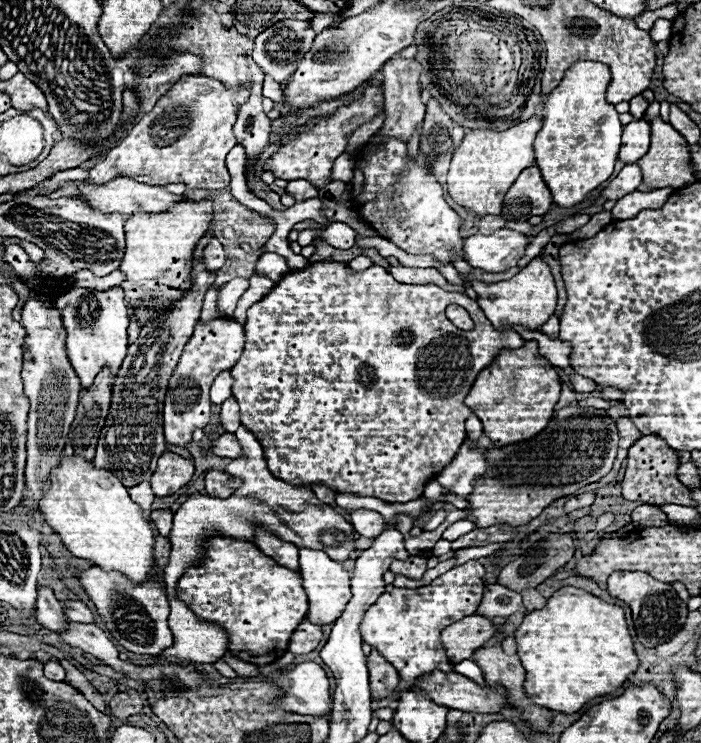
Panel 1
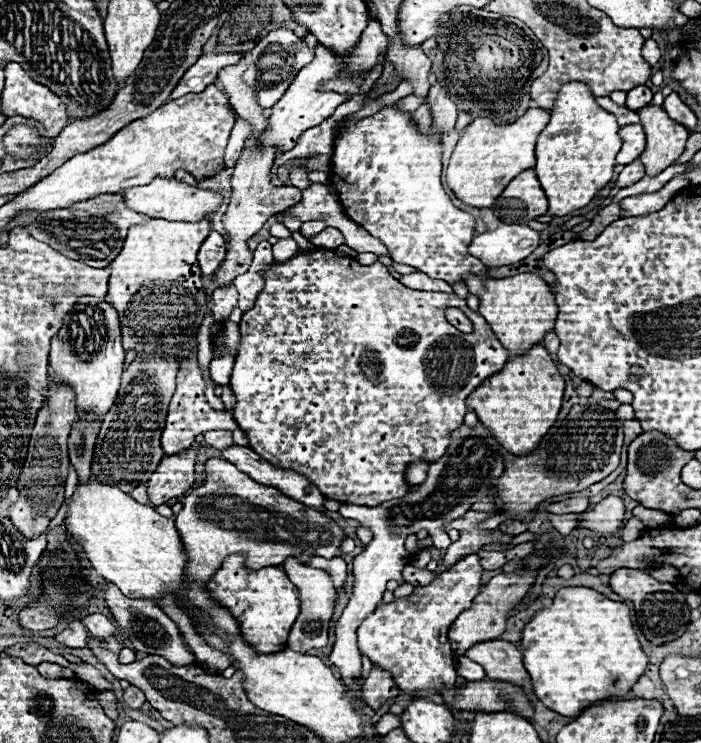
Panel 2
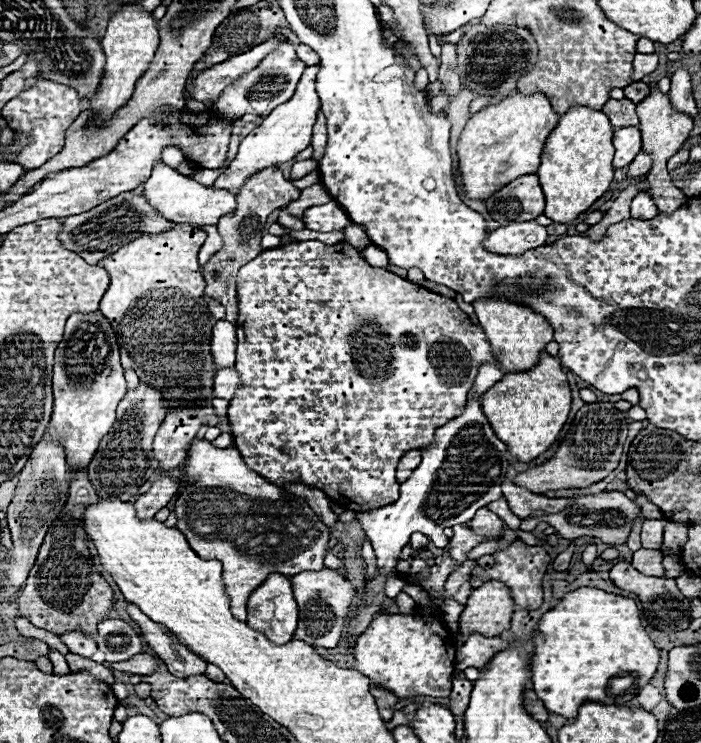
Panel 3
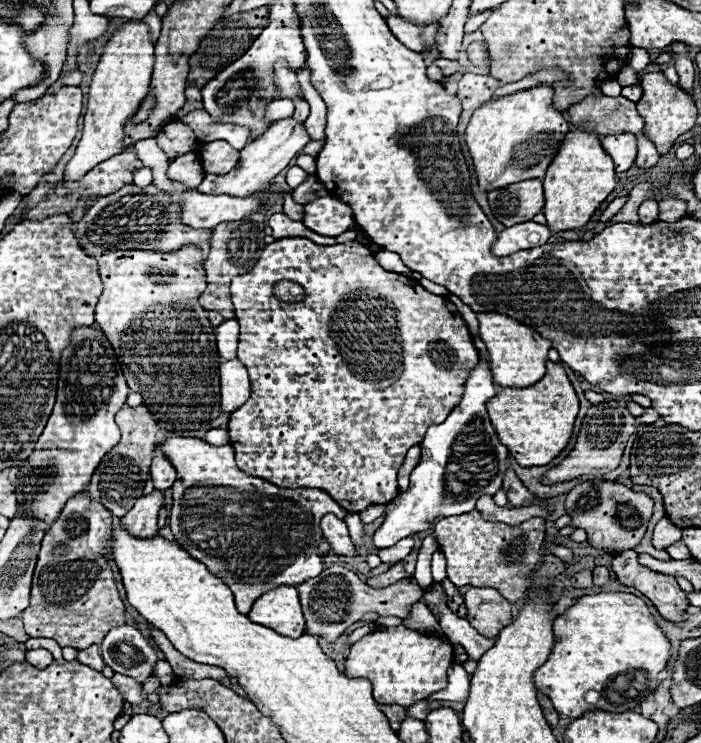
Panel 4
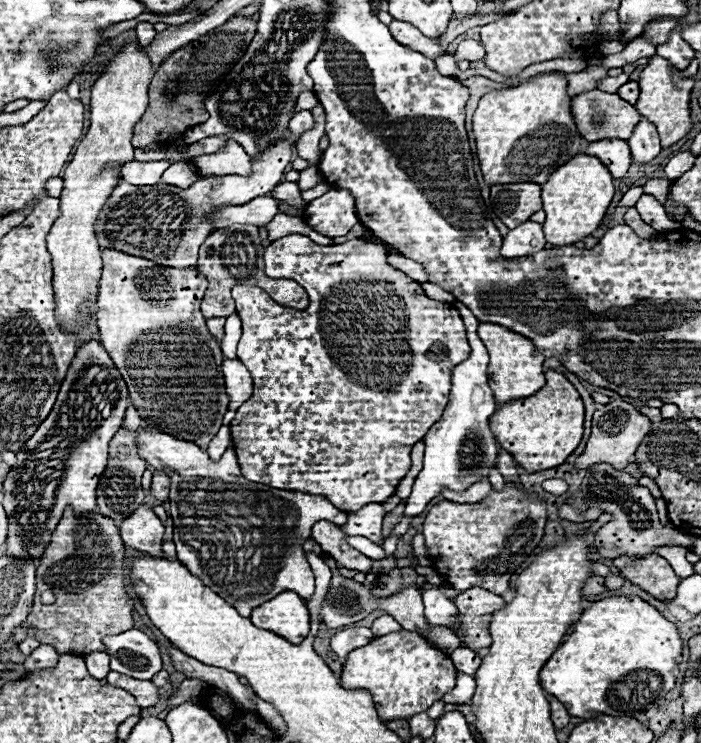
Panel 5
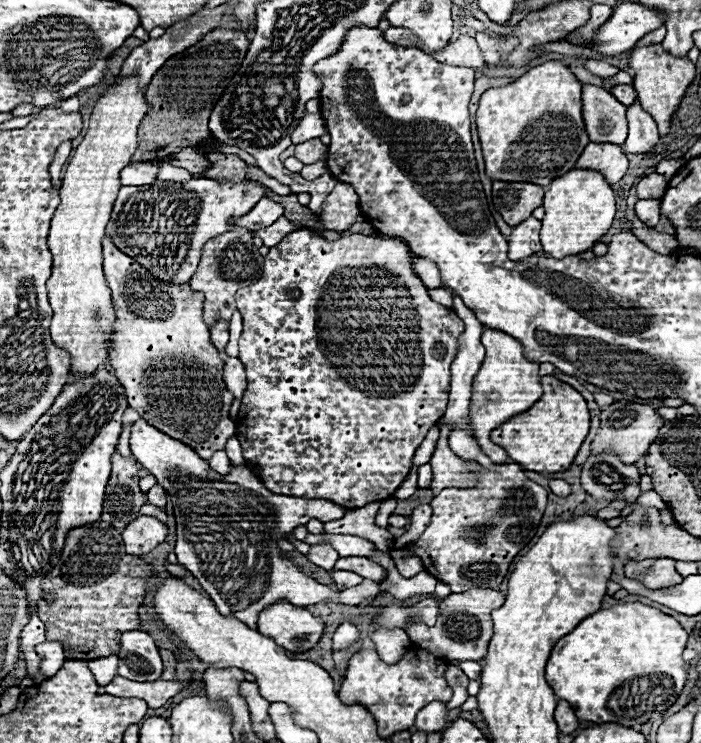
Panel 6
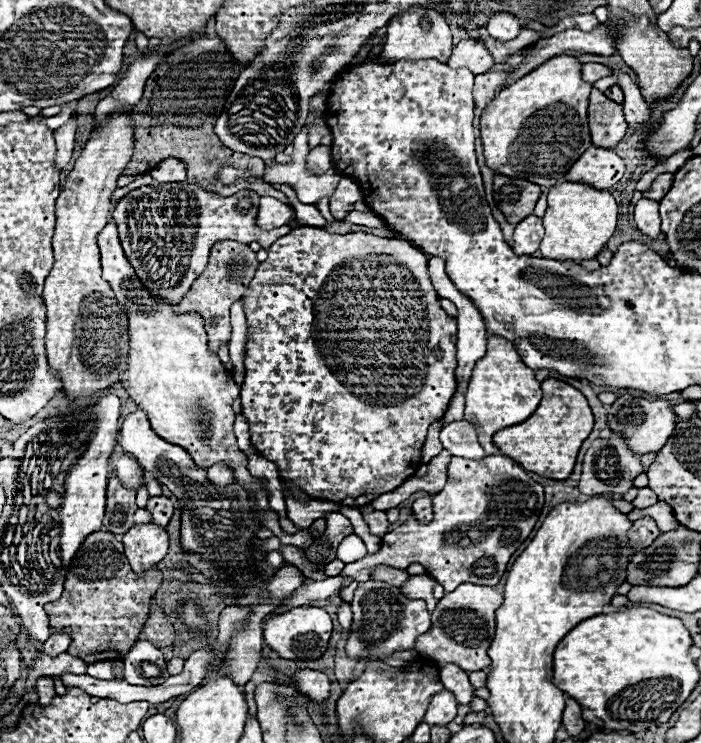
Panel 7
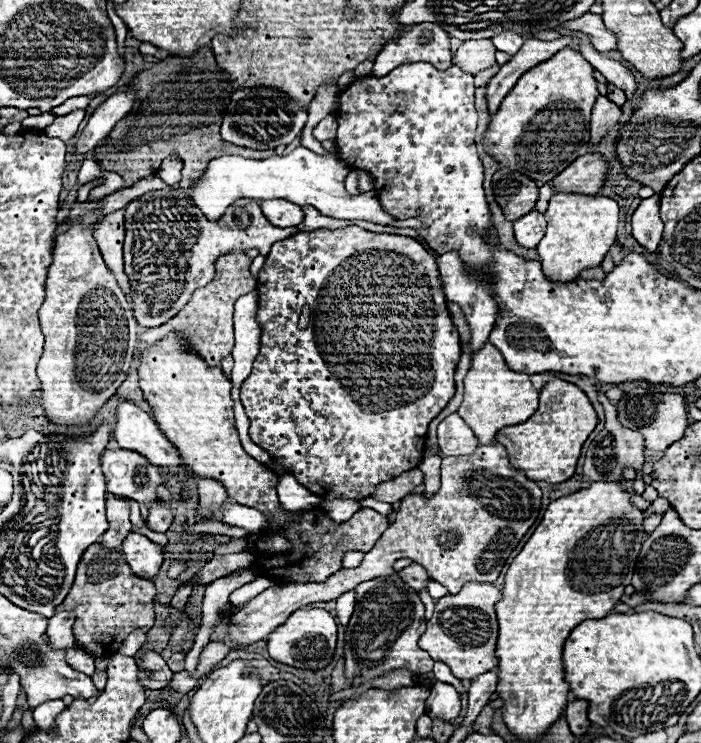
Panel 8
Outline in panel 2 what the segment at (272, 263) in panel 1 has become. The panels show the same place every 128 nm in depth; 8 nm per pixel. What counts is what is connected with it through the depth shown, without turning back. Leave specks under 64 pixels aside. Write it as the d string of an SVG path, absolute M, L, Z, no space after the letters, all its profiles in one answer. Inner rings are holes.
M290 238L290 240L280 240L278 244L274 244L272 250L274 250L274 262L276 264L284 264L286 260L290 260L290 256L294 256L298 252L298 246Z

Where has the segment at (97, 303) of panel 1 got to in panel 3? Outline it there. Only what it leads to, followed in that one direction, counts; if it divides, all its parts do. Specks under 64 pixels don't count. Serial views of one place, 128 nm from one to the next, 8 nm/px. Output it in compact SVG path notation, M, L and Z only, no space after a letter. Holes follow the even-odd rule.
M100 310L90 314L74 312L64 328L64 338L54 354L52 370L54 412L48 424L50 440L64 446L72 470L86 468L102 436L110 432L116 420L116 406L126 394L118 342L114 330Z

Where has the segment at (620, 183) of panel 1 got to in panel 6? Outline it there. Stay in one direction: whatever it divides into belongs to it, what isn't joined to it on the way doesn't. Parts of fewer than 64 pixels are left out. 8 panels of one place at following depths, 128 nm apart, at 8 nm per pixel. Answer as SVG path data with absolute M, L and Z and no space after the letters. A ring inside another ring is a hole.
M638 102L628 106L628 126L630 126L630 132L622 146L624 152L646 154L646 152L654 150L654 146L660 140L656 122L652 120L652 116L648 112L642 110L642 106Z

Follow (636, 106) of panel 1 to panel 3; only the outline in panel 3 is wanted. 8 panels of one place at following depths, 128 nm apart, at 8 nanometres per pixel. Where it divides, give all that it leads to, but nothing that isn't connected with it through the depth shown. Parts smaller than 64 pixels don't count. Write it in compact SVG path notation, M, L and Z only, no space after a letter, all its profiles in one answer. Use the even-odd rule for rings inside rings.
M634 82L634 84L630 84L630 86L624 88L624 96L628 100L632 100L634 104L638 104L640 100L644 100L648 94L650 94L650 88L644 82Z

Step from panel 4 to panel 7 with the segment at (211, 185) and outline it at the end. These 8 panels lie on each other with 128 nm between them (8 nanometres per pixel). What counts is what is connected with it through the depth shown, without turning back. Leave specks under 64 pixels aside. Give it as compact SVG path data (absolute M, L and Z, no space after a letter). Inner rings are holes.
M184 182L166 184L154 190L152 186L140 186L136 188L136 194L132 190L116 204L112 220L118 226L122 248L138 278L156 296L178 304L190 284L204 272L210 246L216 240L242 240L246 244L258 242L268 250L276 238L292 230L290 226L280 226L272 232L256 228L256 208L258 194L252 190L240 190L234 196L224 198L200 188L198 184Z

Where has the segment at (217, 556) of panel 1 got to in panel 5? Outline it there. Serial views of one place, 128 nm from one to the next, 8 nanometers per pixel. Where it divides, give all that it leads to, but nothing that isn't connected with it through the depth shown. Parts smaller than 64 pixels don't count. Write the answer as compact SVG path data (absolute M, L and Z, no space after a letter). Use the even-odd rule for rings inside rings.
M282 592L276 598L252 610L250 620L264 630L278 632L278 636L300 644L310 632L310 618L306 602L296 592Z

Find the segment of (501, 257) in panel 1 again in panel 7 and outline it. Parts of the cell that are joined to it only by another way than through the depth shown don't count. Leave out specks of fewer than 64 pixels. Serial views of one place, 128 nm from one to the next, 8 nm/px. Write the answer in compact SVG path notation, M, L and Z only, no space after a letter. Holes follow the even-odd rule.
M530 214L526 216L522 222L516 224L514 230L514 246L512 250L516 254L534 254L542 242L544 236L544 226L542 226L542 218Z

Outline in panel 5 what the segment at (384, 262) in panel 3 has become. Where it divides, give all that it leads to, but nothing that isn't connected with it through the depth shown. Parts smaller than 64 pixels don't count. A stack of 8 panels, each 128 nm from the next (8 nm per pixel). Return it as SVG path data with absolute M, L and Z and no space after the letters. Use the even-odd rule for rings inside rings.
M390 252L388 254L388 262L396 268L396 270L400 270L400 272L404 272L406 276L410 276L412 280L416 280L416 282L428 282L428 276L426 276L426 272L424 272L424 268L418 264L418 262L414 262L414 260L410 260L410 258L404 258L404 256L400 256L400 254L396 254L396 252Z

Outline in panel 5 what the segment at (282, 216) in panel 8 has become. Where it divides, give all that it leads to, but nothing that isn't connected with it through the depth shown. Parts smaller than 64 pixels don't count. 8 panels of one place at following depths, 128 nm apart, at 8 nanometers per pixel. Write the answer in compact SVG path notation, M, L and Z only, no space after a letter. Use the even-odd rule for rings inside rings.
M258 196L246 204L218 206L208 218L214 228L226 228L226 224L266 226L276 214L278 214L278 202L272 196Z

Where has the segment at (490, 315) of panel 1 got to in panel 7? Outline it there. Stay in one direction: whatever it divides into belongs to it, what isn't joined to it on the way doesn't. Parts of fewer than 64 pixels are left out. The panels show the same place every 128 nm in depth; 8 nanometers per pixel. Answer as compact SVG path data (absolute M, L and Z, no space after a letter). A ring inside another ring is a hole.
M490 336L488 352L484 358L476 362L476 368L472 372L472 378L464 396L466 396L464 420L474 424L478 432L478 440L486 454L500 454L500 450L492 444L494 432L508 428L512 424L518 424L528 416L532 416L542 400L542 390L540 390L540 382L534 378L534 370L526 368L514 344L508 344L506 338L502 336Z

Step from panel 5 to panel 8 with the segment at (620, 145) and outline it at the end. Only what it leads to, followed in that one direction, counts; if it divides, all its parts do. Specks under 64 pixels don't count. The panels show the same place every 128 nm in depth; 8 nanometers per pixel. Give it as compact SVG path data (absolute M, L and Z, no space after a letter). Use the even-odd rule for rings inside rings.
M588 152L584 156L578 156L578 160L570 164L570 168L558 174L552 180L552 186L556 188L556 192L584 192L588 196L594 196L602 190L608 178L608 170L610 164L602 154Z

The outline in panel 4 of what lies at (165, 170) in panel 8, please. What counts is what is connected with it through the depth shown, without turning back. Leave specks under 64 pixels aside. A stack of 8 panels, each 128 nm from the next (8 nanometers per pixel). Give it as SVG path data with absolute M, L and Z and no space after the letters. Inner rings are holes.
M188 152L170 162L168 176L186 186L198 186L204 180L204 168L200 164L200 158L196 154Z

